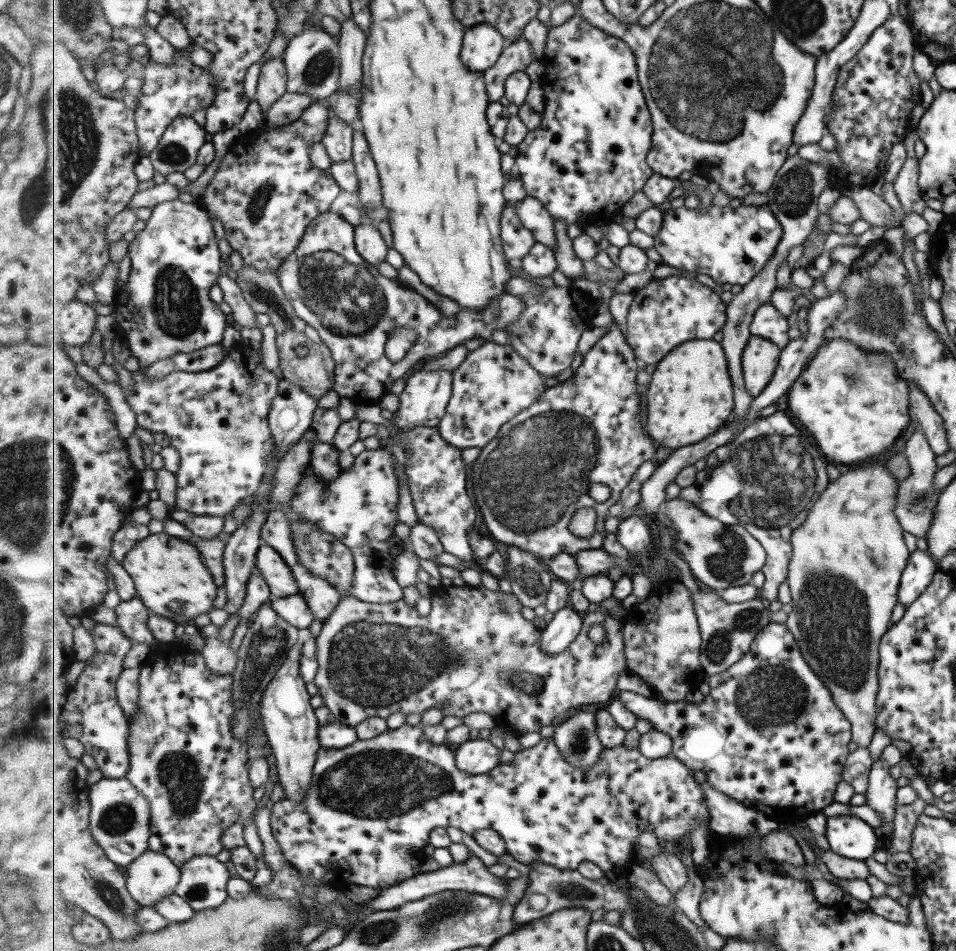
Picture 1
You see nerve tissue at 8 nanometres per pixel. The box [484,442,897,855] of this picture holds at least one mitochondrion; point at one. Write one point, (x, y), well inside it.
(833, 617)

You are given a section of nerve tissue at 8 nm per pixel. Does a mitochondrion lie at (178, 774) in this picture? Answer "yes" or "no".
yes

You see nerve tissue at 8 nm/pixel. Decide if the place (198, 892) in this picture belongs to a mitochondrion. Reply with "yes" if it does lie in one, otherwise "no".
yes

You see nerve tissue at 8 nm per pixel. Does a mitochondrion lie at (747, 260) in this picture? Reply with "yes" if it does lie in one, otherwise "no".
no

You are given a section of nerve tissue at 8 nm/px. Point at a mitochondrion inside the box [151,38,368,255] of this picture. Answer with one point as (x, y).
(315, 72)

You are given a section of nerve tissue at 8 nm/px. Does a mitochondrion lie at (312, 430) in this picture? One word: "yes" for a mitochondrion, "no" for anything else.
no

